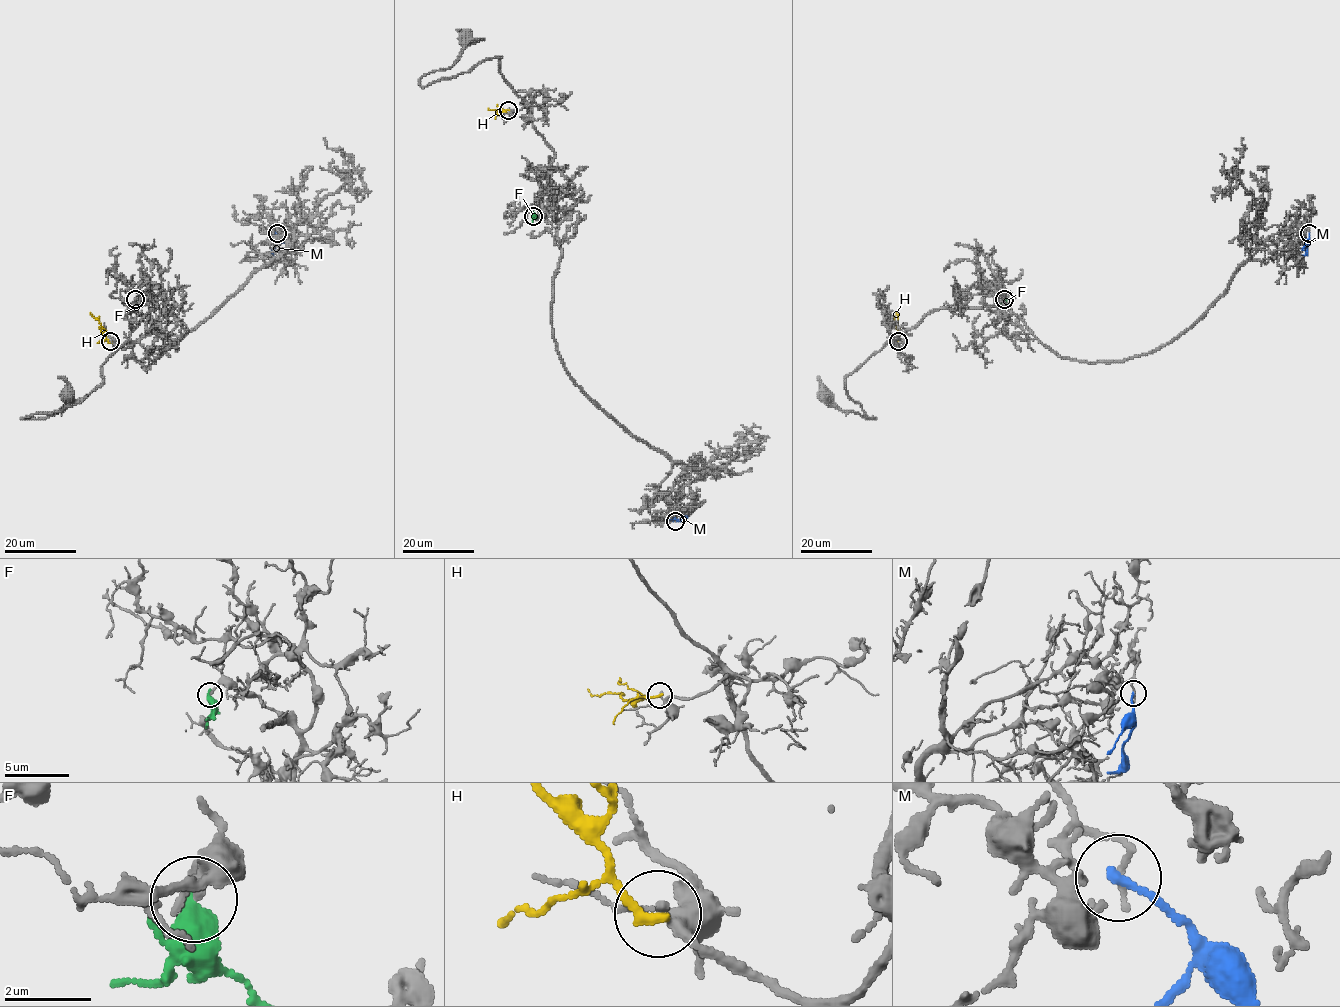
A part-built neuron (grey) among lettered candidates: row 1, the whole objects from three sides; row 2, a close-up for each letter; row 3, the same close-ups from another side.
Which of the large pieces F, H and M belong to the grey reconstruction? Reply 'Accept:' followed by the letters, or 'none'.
Accept: F

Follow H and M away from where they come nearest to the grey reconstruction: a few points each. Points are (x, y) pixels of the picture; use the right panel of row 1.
H: (898, 341), (896, 313)
M: (1309, 233), (1306, 253), (1301, 256)

